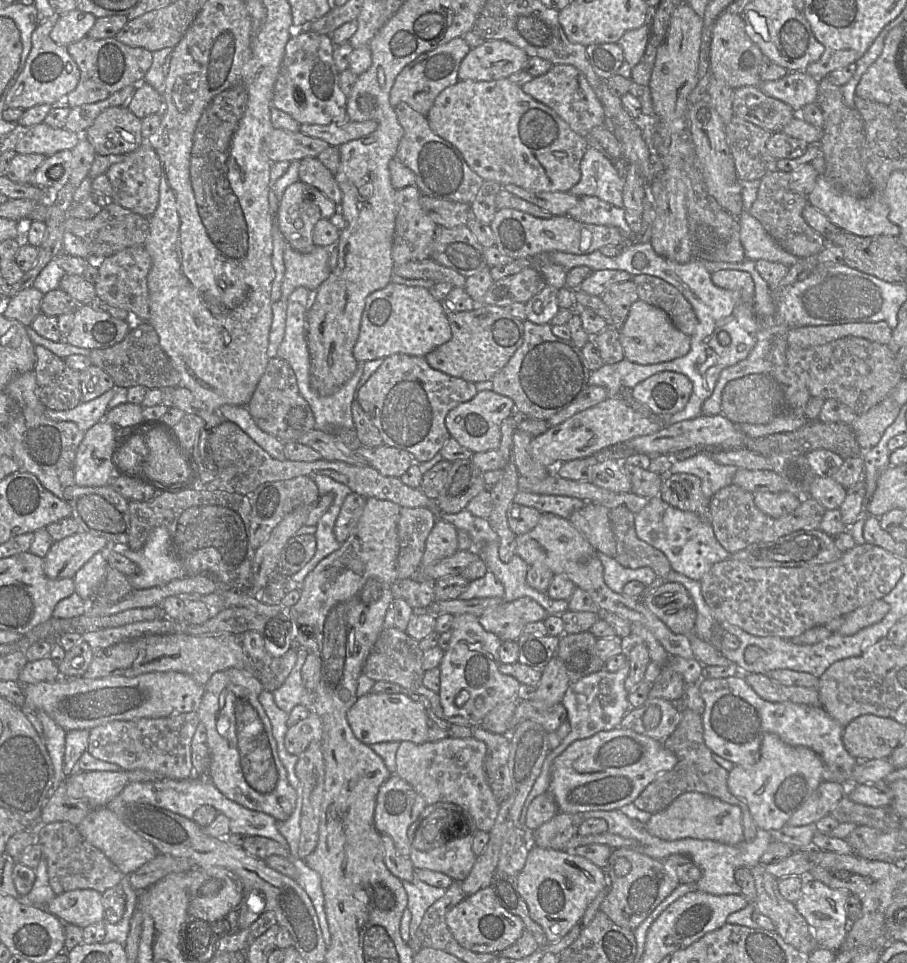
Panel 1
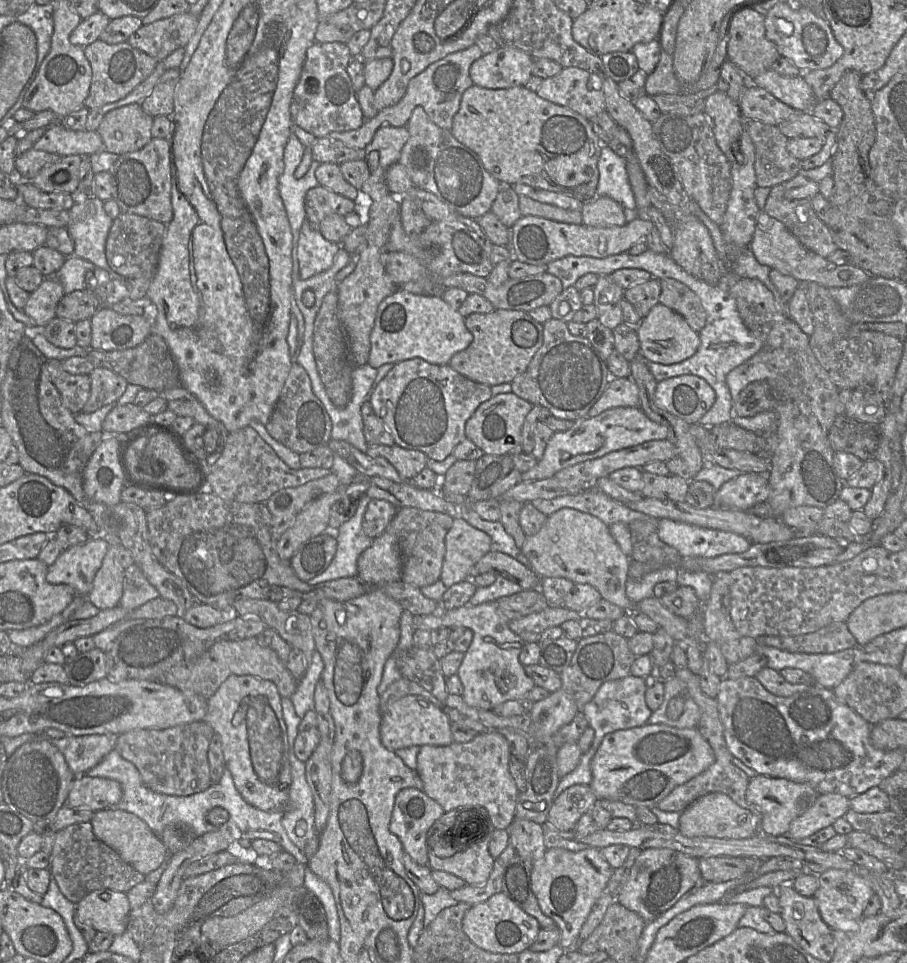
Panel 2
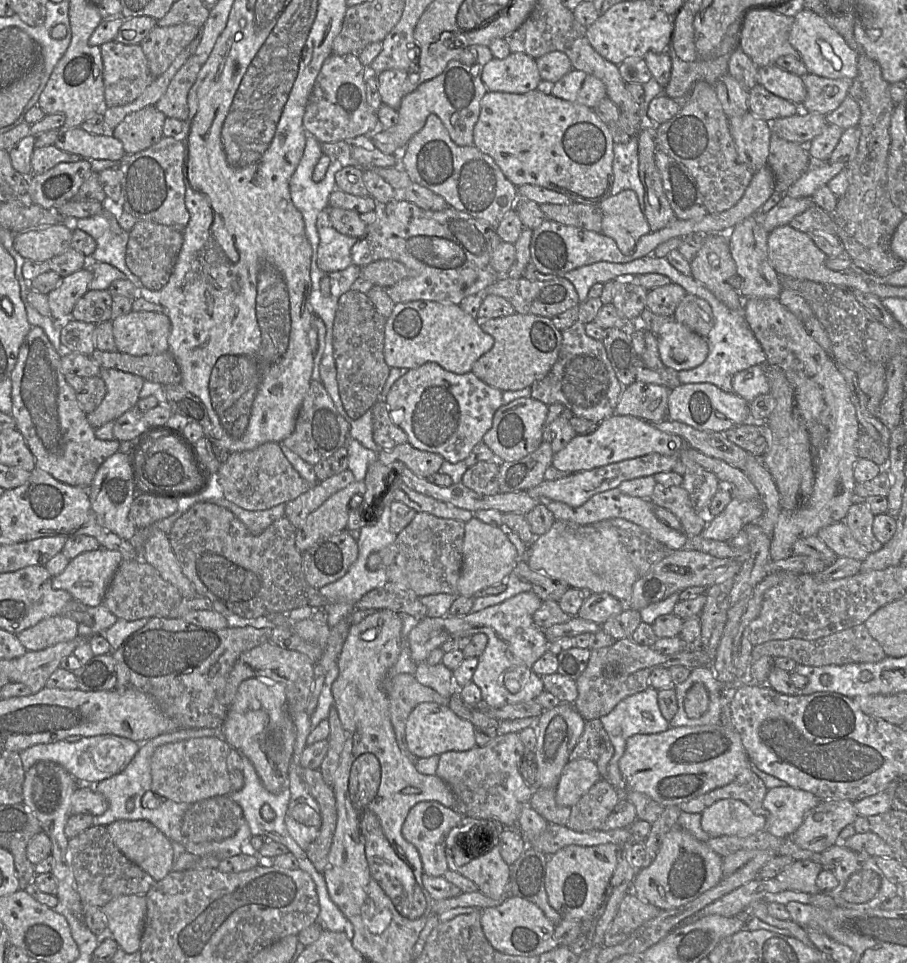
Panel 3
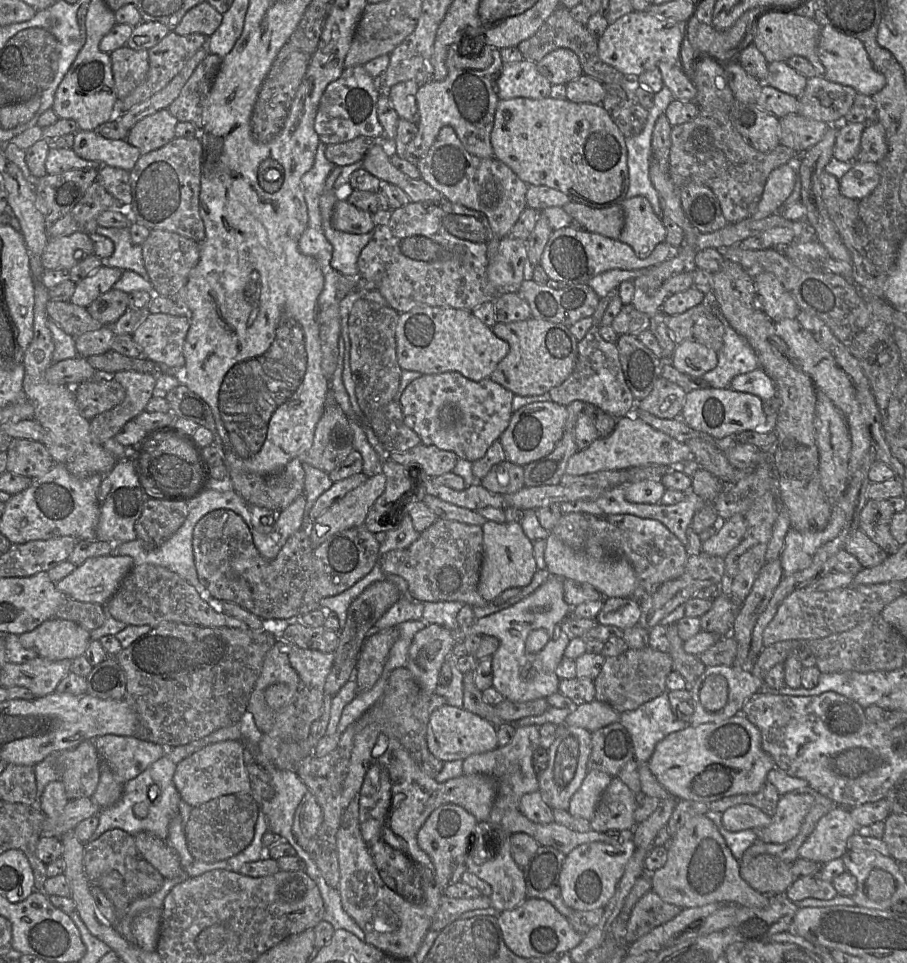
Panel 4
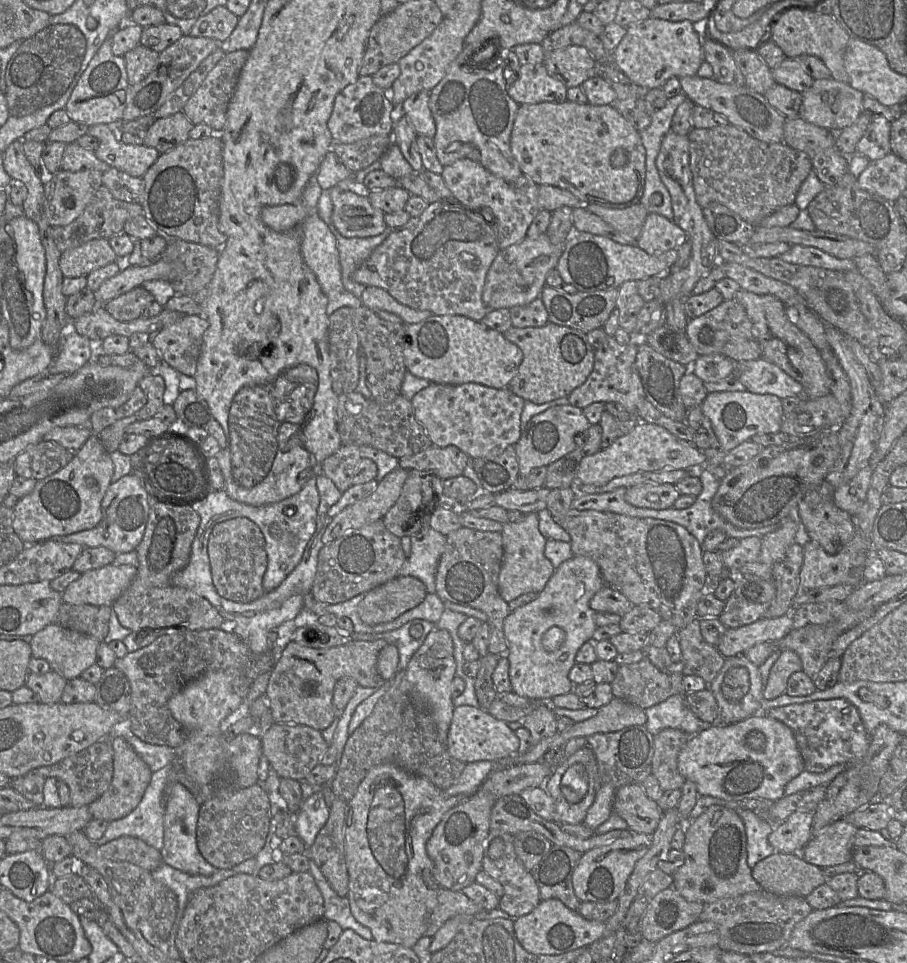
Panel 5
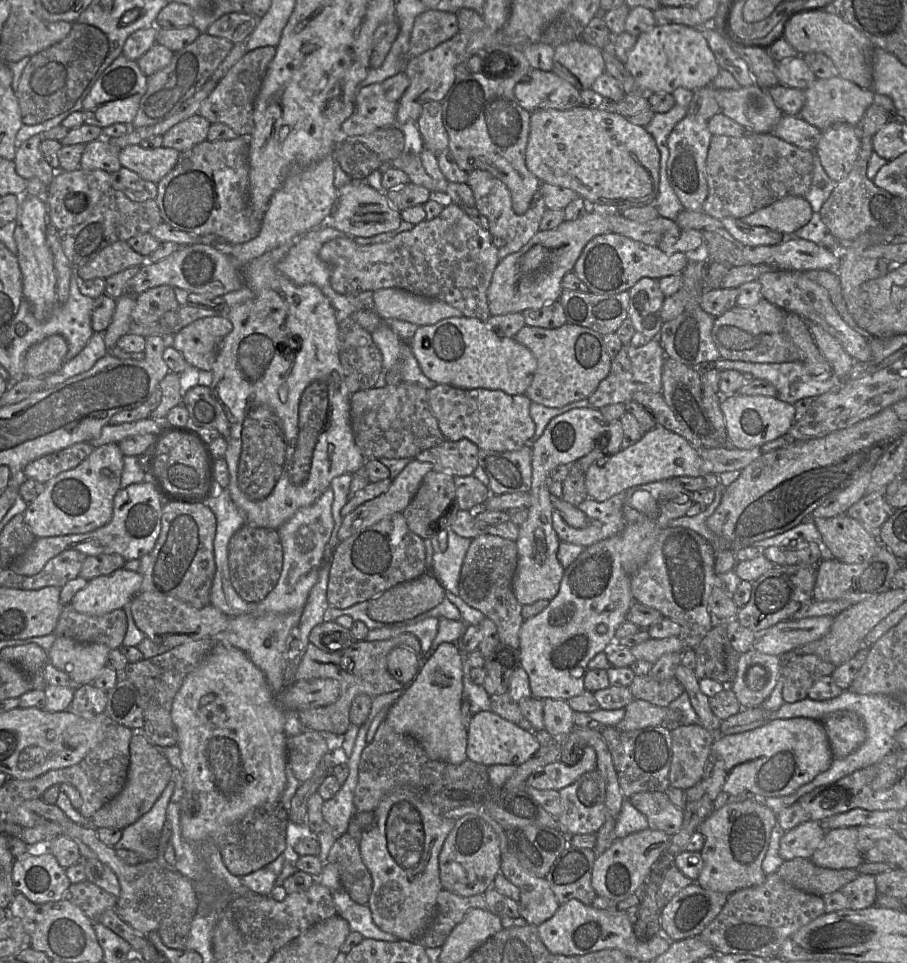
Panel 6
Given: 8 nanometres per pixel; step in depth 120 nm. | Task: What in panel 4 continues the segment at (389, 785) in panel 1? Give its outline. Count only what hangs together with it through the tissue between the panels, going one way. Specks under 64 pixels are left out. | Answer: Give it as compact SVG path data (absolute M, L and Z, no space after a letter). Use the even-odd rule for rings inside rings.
M443 804L434 810L417 834L419 847L429 856L435 868L436 883L442 889L461 882L462 875L467 871L468 855L474 850L473 833L478 821L471 813L455 804Z

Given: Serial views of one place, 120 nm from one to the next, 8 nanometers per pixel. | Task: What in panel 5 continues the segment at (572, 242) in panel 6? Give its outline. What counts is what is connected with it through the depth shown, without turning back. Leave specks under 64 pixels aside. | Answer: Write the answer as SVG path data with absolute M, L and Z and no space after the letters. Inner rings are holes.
M545 233L536 239L525 238L500 250L486 275L483 290L484 304L491 310L509 310L539 298L546 286L546 277L555 270L562 251L563 243L553 244Z

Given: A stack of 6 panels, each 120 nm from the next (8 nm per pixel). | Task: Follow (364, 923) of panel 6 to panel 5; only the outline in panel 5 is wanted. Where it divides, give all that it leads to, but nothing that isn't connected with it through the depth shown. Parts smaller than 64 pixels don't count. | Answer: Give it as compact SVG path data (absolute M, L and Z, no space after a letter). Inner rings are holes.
M308 848L305 849L303 855L309 858L309 873L313 876L324 899L325 912L323 919L326 921L334 921L343 930L352 930L362 938L368 941L374 941L371 931L361 925L352 915L347 897L340 897L333 890L326 877L311 859Z

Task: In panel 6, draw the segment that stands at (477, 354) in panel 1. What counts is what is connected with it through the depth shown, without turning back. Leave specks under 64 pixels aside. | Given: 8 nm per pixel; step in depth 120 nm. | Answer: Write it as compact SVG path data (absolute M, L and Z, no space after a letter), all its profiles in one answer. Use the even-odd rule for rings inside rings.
M573 324L555 329L525 325L514 340L528 348L537 360L537 368L525 396L546 407L559 408L573 402L587 400L611 368L611 355L603 335Z

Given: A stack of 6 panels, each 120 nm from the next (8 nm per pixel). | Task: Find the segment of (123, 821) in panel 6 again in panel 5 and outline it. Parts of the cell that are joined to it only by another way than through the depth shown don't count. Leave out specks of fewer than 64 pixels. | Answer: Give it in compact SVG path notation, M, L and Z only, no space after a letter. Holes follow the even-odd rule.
M114 735L111 737L111 742L114 752L111 784L101 797L88 806L92 819L104 820L106 822L122 819L136 809L150 783L153 773L126 741L125 737Z

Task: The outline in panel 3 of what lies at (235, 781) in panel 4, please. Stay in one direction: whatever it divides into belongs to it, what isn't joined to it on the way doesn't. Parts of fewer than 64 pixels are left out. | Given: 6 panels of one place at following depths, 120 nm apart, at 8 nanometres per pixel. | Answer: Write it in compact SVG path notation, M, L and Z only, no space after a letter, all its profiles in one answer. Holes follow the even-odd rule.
M196 737L159 746L151 757L151 792L174 802L196 802L232 792L227 758L231 746L219 737Z

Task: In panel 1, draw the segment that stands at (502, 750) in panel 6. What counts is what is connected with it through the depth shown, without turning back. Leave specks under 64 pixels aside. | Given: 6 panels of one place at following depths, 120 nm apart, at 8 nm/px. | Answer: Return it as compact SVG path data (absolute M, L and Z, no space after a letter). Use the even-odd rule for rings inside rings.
M368 693L360 696L348 710L347 721L355 737L366 745L382 742L428 742L430 719L425 707L403 694Z

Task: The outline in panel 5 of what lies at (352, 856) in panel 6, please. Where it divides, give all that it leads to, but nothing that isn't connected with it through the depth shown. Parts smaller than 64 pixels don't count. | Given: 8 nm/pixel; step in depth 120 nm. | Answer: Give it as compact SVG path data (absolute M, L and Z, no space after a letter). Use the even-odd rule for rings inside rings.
M329 785L321 788L329 807L329 818L318 833L313 845L308 848L311 859L333 890L340 897L347 897L349 876L345 858L345 826L348 817L348 804L340 800Z

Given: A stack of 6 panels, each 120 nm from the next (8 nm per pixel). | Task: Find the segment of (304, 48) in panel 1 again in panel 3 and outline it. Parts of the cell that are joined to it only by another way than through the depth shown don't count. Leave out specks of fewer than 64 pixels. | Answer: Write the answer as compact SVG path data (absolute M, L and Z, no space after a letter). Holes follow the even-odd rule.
M333 53L326 59L314 83L303 118L305 130L320 144L349 141L376 128L378 119L366 98L365 80L367 77L367 68L361 64L357 55L337 55Z

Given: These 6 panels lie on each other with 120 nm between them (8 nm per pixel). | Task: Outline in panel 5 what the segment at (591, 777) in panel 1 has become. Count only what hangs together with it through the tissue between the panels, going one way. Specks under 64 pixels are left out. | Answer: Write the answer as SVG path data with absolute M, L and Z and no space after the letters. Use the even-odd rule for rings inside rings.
M754 714L731 724L703 726L681 749L677 766L686 780L696 784L699 795L725 800L763 798L777 801L785 795L786 784L804 771L804 762L792 729L764 714Z

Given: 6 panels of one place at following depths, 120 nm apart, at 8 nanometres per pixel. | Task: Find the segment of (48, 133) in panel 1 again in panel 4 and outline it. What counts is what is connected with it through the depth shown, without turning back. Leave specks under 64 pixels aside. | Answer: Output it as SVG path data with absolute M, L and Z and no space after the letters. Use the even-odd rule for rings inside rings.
M95 130L74 134L72 150L81 158L130 172L142 153L126 140L107 139Z

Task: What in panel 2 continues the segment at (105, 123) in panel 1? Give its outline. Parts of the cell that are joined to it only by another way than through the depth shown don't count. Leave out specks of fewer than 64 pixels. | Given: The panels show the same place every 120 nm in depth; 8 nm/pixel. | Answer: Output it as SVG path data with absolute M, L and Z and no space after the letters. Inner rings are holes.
M134 103L105 114L96 132L102 138L105 151L122 155L143 148L153 139L153 121L153 116Z

